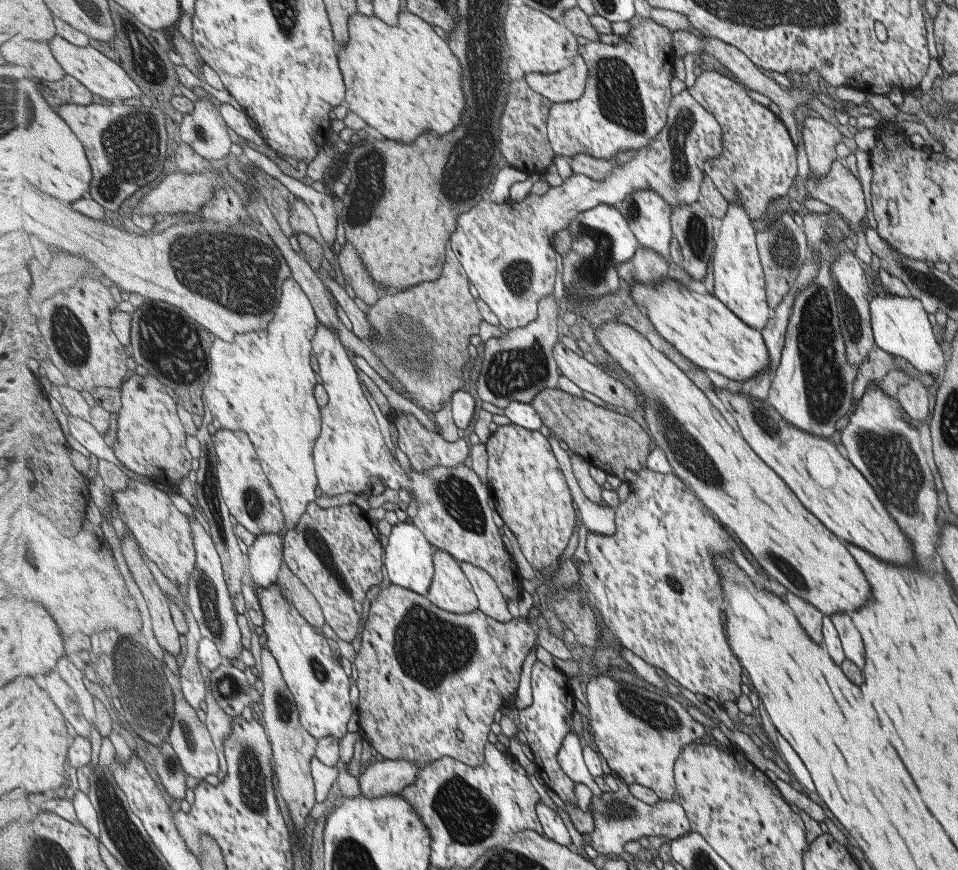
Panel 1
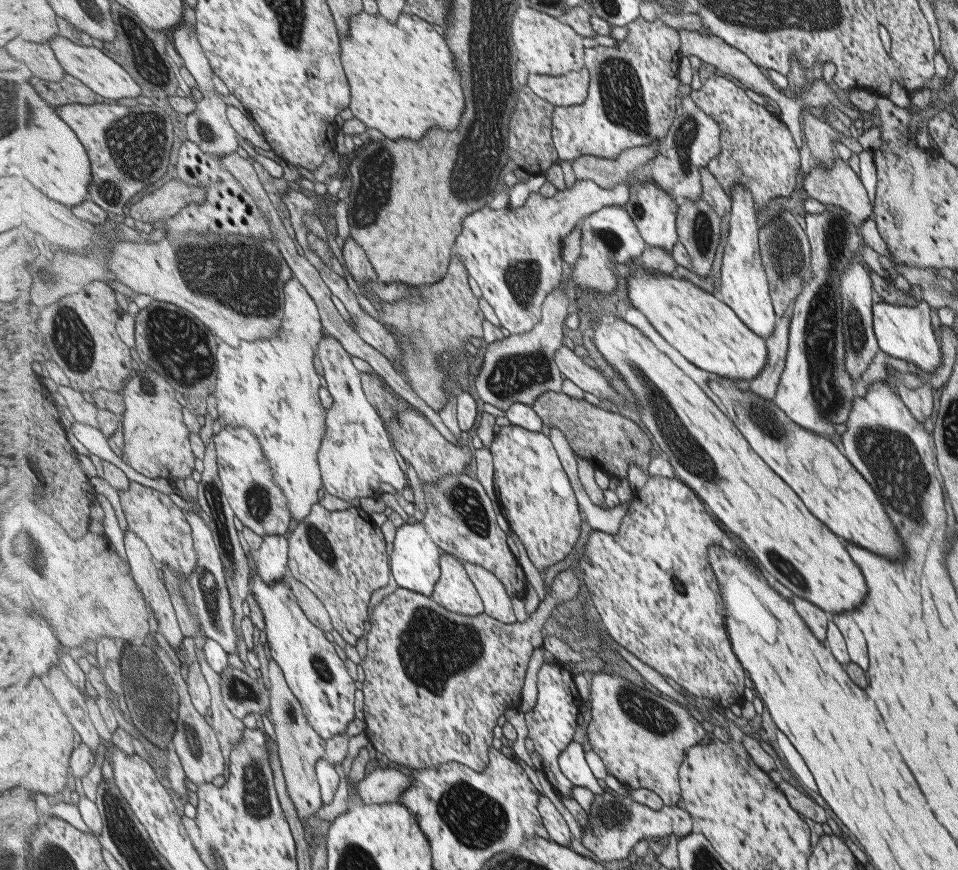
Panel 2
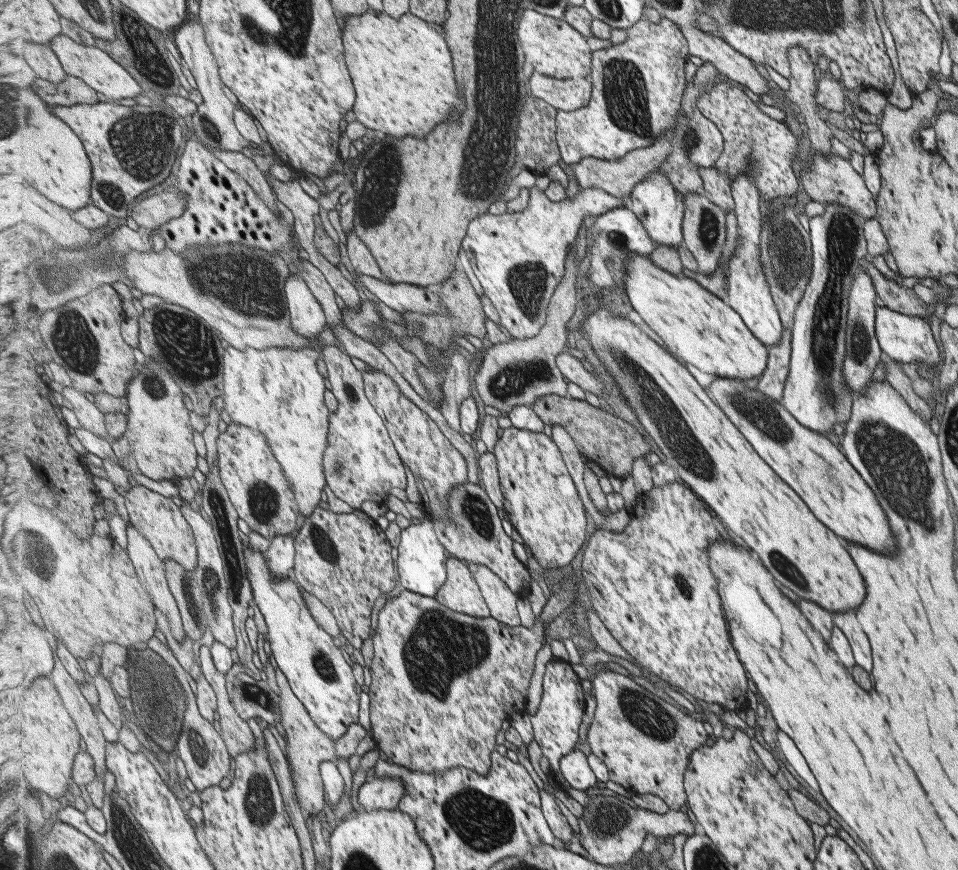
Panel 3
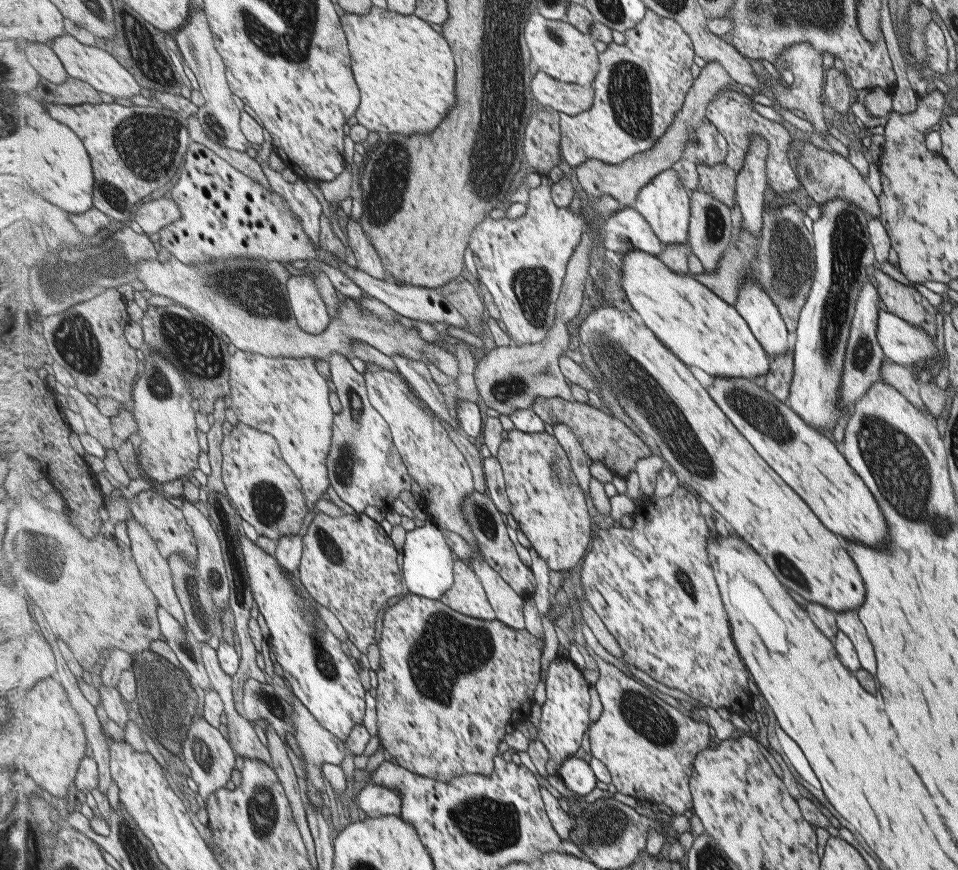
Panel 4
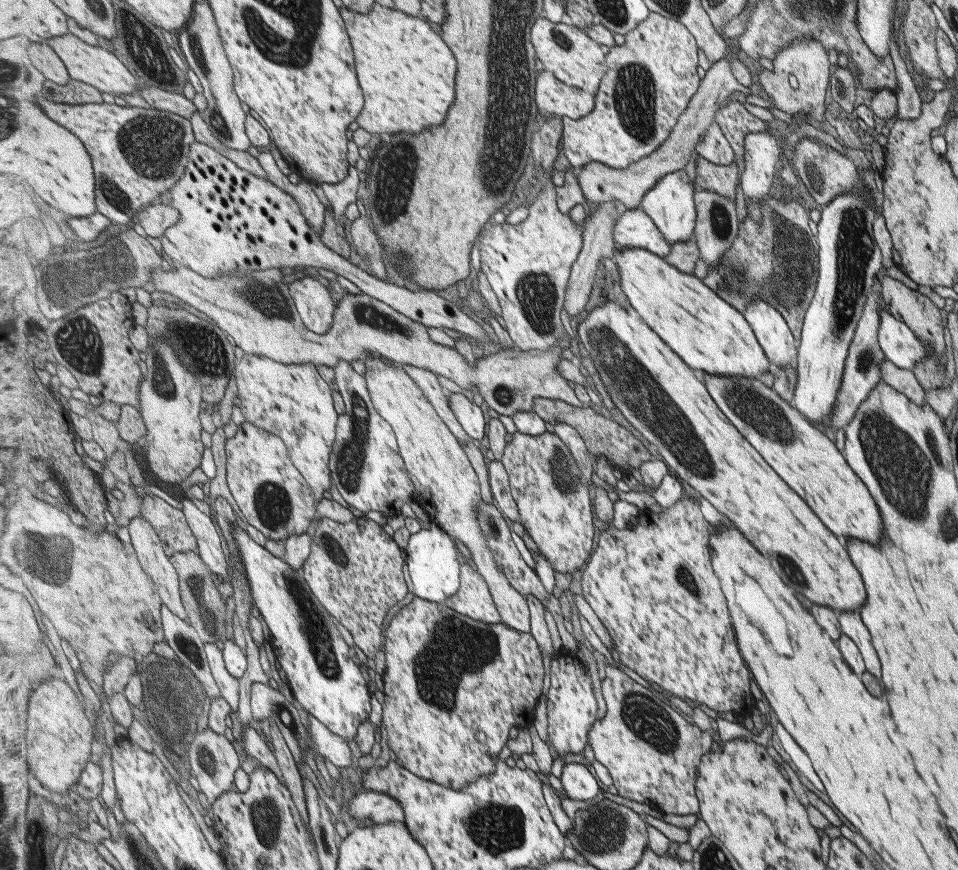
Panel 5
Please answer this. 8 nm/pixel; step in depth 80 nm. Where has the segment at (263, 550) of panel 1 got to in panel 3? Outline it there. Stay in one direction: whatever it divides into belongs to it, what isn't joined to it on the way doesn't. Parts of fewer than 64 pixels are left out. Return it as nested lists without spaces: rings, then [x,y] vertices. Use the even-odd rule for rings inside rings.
[[[279,535],[273,538],[269,552],[263,552],[268,560],[273,578],[289,579],[296,559],[296,537]]]

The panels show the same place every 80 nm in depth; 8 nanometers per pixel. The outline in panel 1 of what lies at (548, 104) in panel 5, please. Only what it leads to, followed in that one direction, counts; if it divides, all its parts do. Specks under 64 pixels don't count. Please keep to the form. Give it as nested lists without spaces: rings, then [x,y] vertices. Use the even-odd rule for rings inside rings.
[[[578,54],[577,62],[557,73],[529,73],[525,79],[535,92],[554,103],[573,102],[585,94],[589,71],[586,60]]]

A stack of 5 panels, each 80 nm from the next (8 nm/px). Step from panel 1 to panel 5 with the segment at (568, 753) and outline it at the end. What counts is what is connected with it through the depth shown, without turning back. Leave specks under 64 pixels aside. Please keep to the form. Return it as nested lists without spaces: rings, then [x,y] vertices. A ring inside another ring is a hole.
[[[570,763],[565,765],[561,781],[564,786],[563,798],[567,799],[593,800],[602,790],[595,774],[591,774],[591,770],[583,764]]]

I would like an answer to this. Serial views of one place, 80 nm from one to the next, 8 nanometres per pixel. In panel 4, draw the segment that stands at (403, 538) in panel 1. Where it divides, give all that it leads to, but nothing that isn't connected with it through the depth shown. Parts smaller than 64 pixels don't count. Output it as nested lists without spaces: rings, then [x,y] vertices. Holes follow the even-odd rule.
[[[427,524],[425,528],[417,527],[406,533],[405,543],[402,548],[403,576],[406,586],[413,594],[441,601],[446,592],[456,584],[456,560],[457,556],[445,536],[445,532],[437,524]]]

